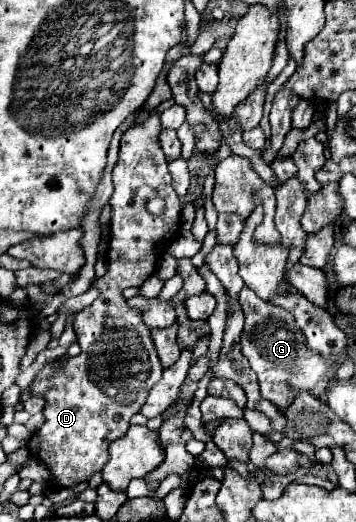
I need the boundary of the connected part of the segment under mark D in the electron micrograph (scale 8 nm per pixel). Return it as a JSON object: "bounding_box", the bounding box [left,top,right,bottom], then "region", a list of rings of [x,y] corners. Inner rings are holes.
{"bounding_box":[29,113,181,489],"region":[[[149,113],[149,117],[141,125],[133,125],[123,133],[119,161],[113,169],[115,193],[109,201],[113,209],[111,223],[109,223],[109,251],[107,251],[109,271],[101,279],[95,279],[93,285],[99,289],[99,297],[89,307],[81,309],[75,315],[75,323],[73,323],[77,331],[77,341],[81,345],[81,353],[77,357],[49,361],[29,385],[31,397],[45,399],[45,407],[43,407],[45,423],[39,431],[33,433],[29,441],[29,451],[49,467],[51,485],[55,487],[63,487],[63,489],[75,487],[83,481],[89,481],[93,473],[103,469],[103,465],[109,461],[109,451],[107,451],[109,445],[115,439],[121,439],[121,435],[125,435],[125,431],[129,429],[129,419],[135,413],[139,413],[151,387],[161,379],[161,373],[163,373],[149,329],[145,327],[139,311],[129,307],[127,301],[123,299],[123,289],[141,287],[143,281],[153,275],[161,251],[169,245],[175,231],[179,229],[181,201],[175,189],[171,187],[171,173],[167,171],[167,159],[159,145],[159,133],[161,133],[159,113]],[[155,197],[161,197],[165,201],[165,209],[161,215],[153,215],[147,211],[149,199],[155,199]]]}

